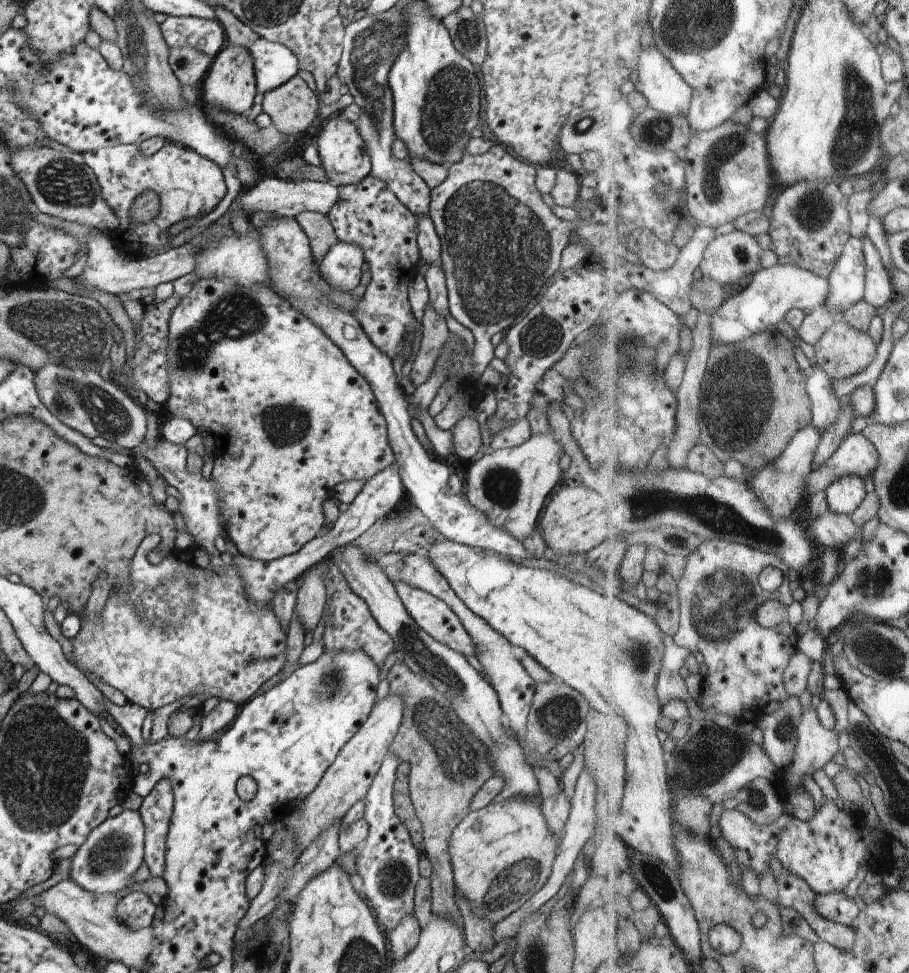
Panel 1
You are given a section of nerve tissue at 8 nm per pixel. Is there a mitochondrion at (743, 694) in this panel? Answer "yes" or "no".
no

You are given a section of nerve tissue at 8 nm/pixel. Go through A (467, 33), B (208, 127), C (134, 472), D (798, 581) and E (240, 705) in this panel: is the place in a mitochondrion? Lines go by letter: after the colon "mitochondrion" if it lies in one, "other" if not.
A: mitochondrion
B: other
C: other
D: other
E: other

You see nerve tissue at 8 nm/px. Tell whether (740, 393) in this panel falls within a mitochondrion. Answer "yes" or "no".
yes

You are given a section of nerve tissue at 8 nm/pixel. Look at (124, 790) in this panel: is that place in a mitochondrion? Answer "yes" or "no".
no

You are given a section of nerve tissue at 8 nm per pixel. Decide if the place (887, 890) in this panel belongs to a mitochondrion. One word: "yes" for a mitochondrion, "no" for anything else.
no

